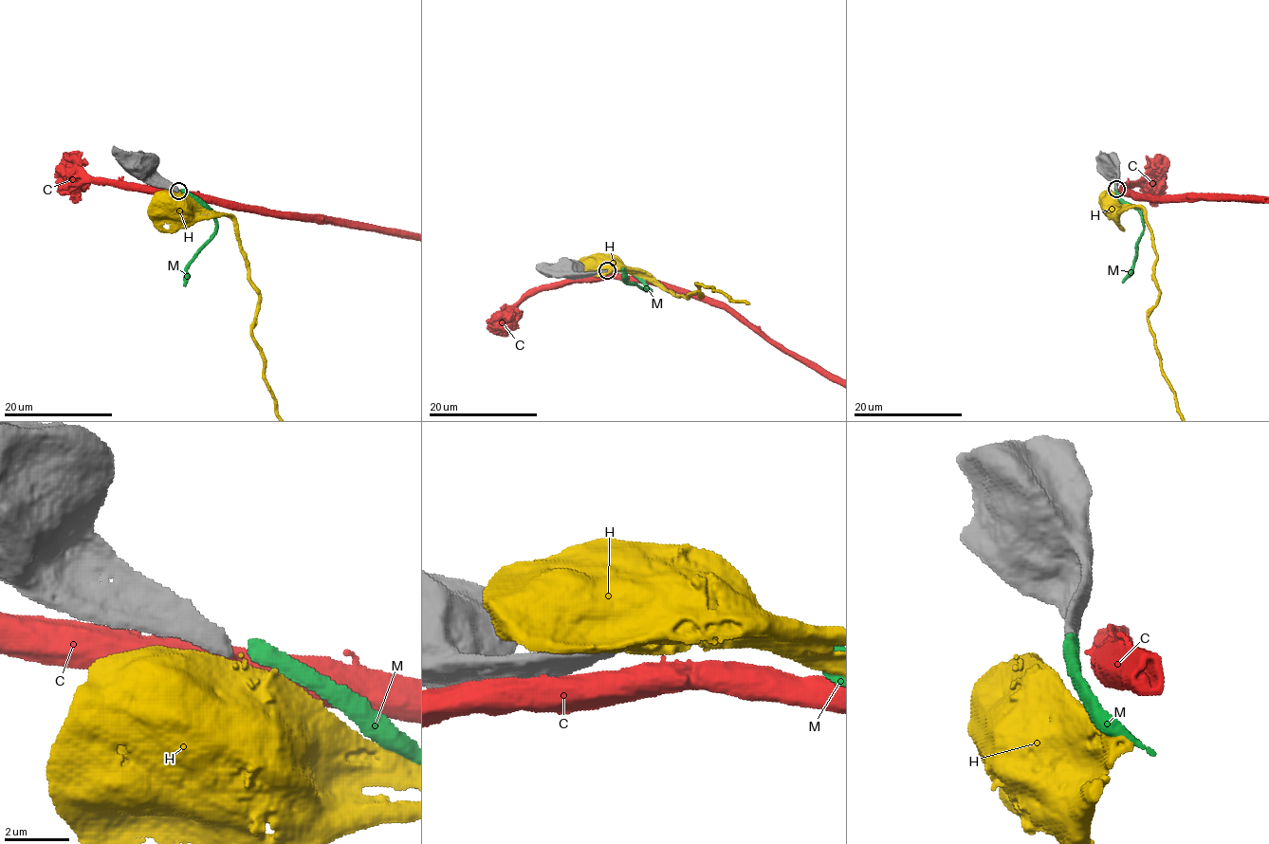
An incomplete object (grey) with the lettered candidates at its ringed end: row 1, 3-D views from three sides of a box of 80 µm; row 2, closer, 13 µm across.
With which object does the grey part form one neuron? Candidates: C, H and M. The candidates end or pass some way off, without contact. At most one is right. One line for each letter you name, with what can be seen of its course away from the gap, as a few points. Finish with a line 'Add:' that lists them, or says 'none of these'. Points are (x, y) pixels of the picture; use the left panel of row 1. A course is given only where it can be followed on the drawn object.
M: Its course: (181, 191), (189, 192), (215, 223), (212, 238), (190, 264), (187, 282), (183, 285)
Add: M

